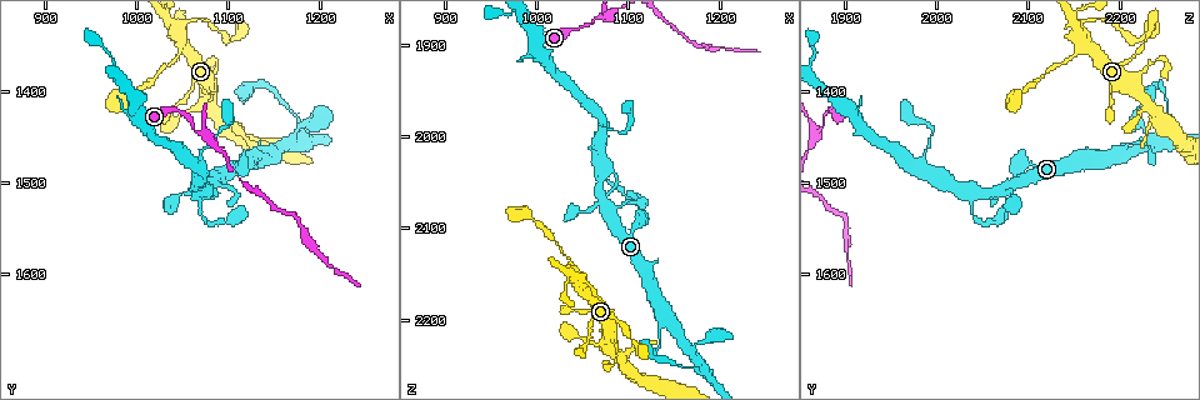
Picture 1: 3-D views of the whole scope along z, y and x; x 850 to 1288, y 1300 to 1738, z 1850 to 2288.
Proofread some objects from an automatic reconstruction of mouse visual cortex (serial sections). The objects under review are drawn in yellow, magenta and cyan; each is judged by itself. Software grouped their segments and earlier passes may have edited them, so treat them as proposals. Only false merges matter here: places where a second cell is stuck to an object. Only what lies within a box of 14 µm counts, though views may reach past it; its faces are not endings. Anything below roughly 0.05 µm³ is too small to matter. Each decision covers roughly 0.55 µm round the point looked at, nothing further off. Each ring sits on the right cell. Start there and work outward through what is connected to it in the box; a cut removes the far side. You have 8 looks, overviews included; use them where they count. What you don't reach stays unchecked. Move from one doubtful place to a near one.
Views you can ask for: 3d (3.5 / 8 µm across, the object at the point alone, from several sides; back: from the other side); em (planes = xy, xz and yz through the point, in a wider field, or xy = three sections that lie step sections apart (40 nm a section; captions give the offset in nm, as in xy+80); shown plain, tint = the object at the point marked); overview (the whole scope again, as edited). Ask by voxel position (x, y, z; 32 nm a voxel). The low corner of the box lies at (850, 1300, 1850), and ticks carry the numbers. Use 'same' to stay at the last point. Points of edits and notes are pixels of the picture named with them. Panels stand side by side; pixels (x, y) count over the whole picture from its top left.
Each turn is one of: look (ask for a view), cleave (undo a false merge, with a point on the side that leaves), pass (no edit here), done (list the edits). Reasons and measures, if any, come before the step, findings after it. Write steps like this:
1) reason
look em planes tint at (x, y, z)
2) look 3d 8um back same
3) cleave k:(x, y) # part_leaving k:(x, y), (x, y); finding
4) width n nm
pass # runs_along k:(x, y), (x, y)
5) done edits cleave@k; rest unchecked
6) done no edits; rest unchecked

arms part here
look 3d 3.5um at (1070, 1510, 2040)

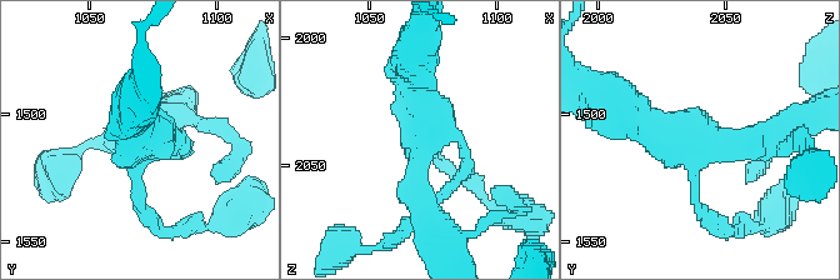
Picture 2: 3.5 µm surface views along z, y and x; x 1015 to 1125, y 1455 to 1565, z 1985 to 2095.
shape alone is not enough
look em xy step 5 tint at (1070, 1512, 2039)

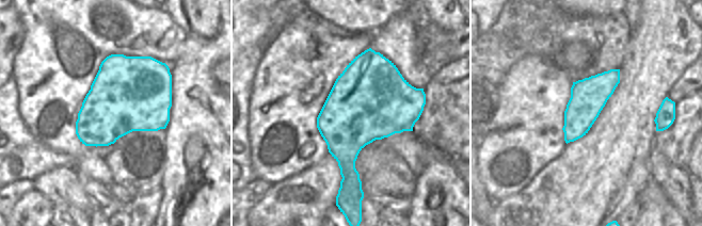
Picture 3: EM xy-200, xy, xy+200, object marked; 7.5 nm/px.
pass # runs_along 2:(778, 130), (691, 141), (630, 110); continuous, no second cell

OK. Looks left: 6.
a fork
look 3d 3.5um back at (1145, 1465, 2200)

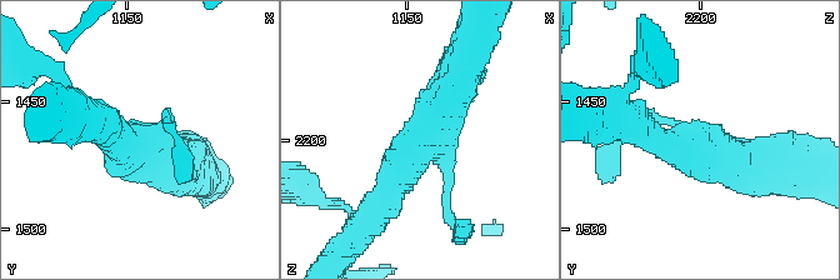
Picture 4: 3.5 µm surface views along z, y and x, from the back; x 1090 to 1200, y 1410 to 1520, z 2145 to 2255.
look em planes tint at (1142, 1467, 2197)

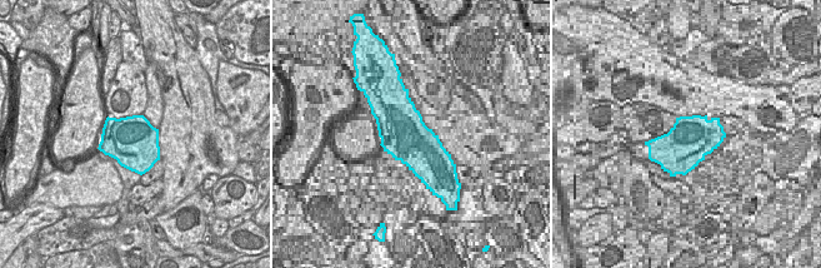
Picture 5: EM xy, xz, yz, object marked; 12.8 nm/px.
look em xy step 3 tint same

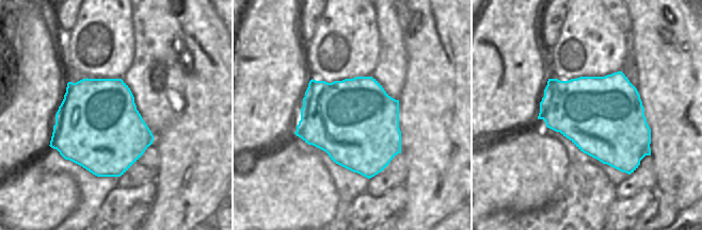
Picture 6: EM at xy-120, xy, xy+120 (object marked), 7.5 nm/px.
pass # runs_along 4:(463, 70), (385, 199); all the same cell

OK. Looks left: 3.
sudden change in width
look 3d 3.5um at (1180, 1435, 2260)

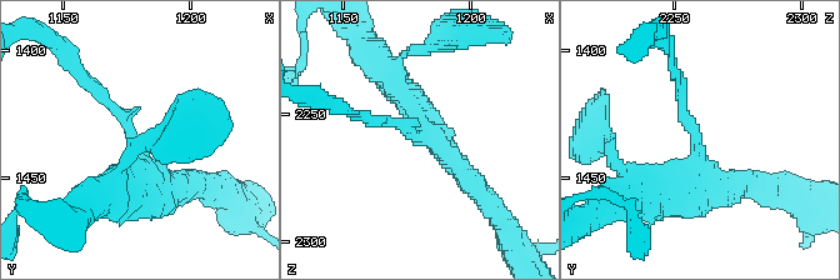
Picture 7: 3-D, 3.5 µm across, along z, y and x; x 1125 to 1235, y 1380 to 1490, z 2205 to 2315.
arm_widths 150, 400 nm
look em xy step 2 tint at (1179, 1438, 2260)

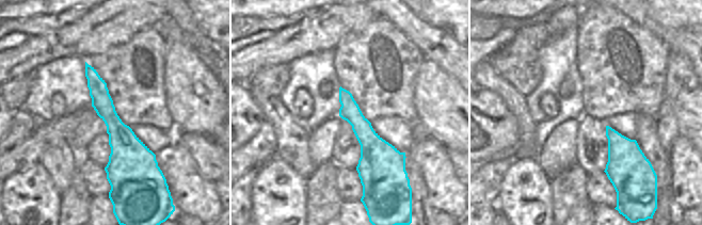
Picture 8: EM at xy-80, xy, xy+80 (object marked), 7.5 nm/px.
pass # runs_along 8:(88, 67), (121, 135), (121, 181); all the same cell

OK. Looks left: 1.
done no edits; rest unchecked

